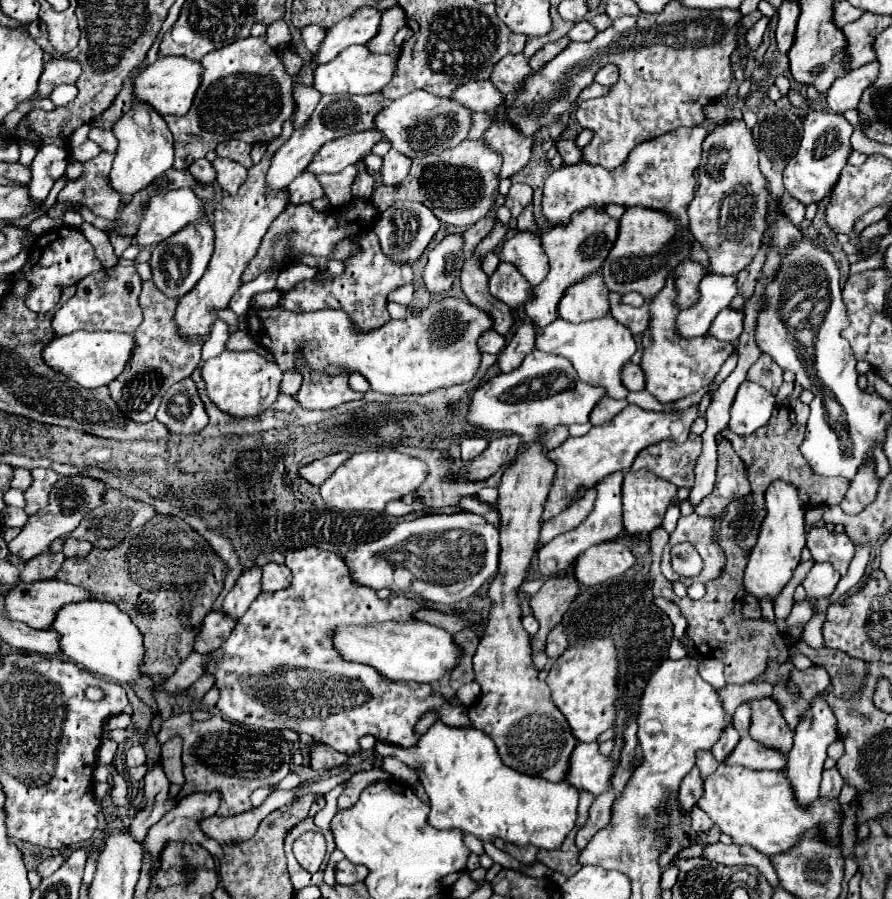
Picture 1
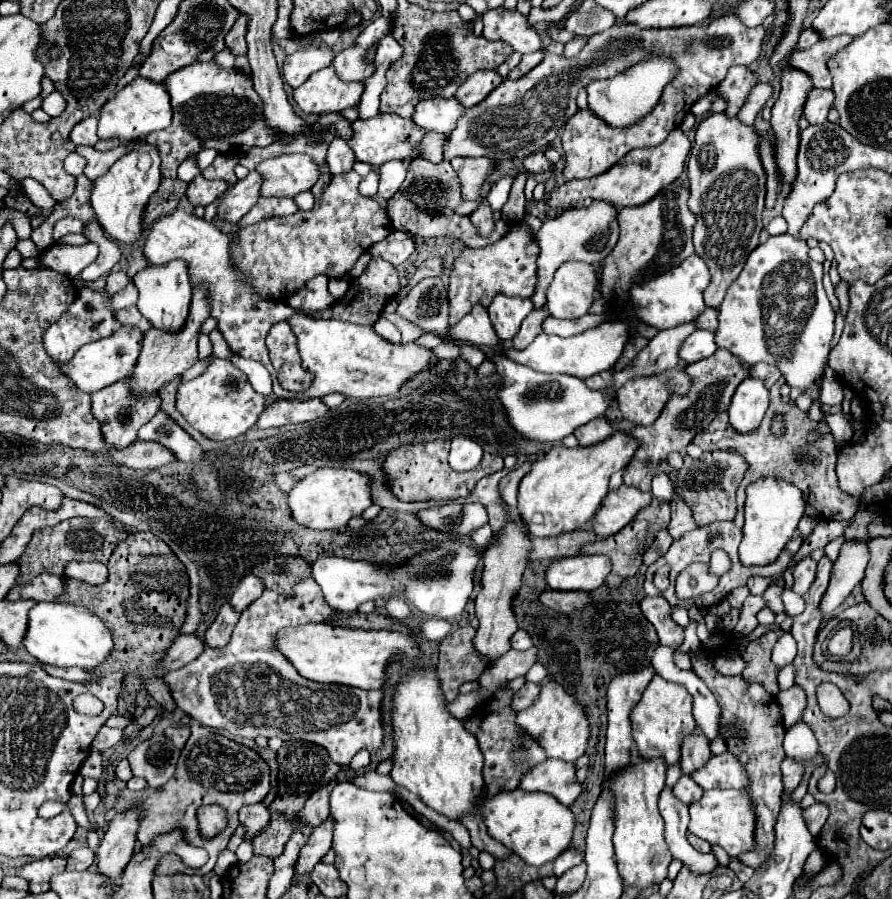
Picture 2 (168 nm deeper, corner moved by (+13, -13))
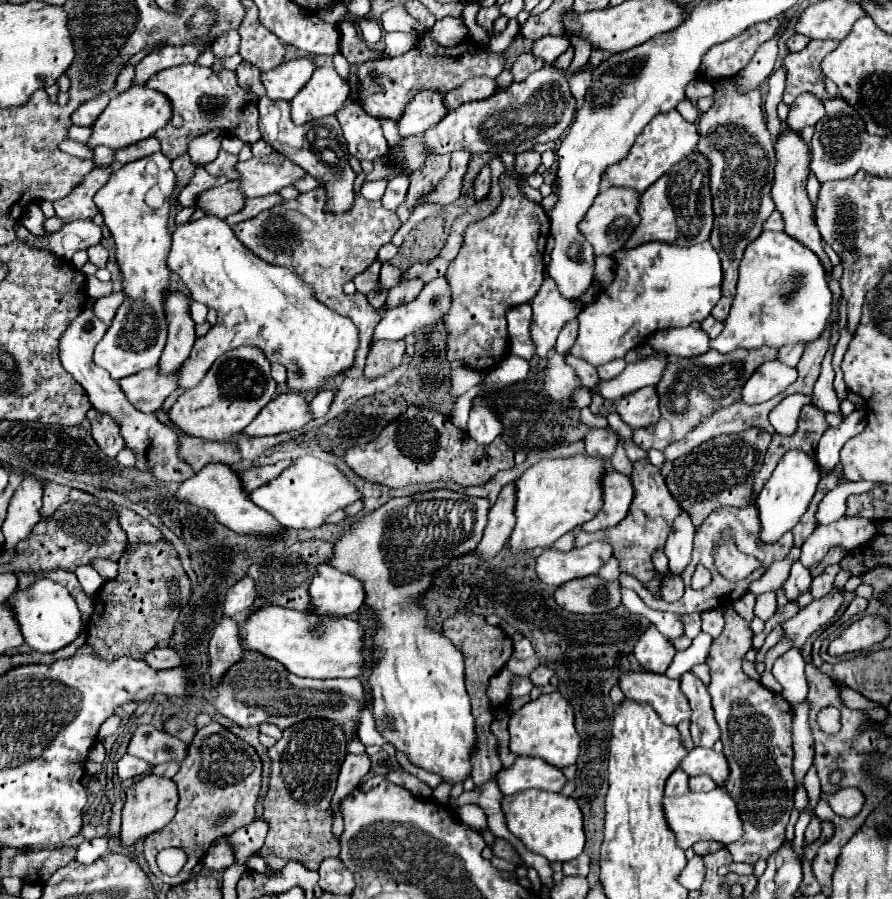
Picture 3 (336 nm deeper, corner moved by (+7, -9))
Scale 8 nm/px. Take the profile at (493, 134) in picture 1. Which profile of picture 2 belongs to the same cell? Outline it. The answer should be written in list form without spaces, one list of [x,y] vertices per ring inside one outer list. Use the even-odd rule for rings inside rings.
[[[452,157],[450,163],[458,171],[464,201],[478,199],[482,185],[498,167],[498,161],[490,157]]]

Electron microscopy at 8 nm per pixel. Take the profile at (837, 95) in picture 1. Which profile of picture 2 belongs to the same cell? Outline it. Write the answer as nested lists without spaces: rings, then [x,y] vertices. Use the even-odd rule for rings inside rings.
[[[812,89],[804,105],[804,115],[810,121],[810,125],[822,125],[832,107],[834,107],[832,89]]]

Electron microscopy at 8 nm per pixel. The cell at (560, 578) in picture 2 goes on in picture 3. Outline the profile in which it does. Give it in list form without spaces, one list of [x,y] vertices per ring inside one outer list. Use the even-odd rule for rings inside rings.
[[[590,543],[586,547],[574,547],[570,551],[546,549],[536,557],[536,573],[540,581],[552,587],[560,587],[566,581],[596,575],[600,565],[612,557],[612,547],[606,543]]]

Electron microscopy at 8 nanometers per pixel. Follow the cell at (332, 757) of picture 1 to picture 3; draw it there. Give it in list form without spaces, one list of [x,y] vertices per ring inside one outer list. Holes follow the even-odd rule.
[[[308,719],[282,731],[282,739],[268,749],[270,785],[264,797],[262,819],[268,823],[264,845],[256,851],[272,871],[288,861],[298,861],[316,871],[328,857],[338,857],[340,841],[332,833],[332,797],[336,777],[346,757],[346,737],[332,721]]]

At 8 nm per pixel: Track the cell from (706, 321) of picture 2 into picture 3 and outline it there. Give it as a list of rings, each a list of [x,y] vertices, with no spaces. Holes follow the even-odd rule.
[[[706,317],[702,321],[702,331],[708,333],[710,339],[716,339],[722,333],[722,327],[724,327],[724,323],[718,323],[714,317]]]

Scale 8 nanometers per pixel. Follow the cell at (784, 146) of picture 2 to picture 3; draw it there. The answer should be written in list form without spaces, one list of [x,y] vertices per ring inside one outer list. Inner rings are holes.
[[[784,129],[782,135],[776,141],[776,167],[774,167],[774,185],[772,185],[772,199],[776,203],[776,209],[782,213],[786,221],[786,233],[794,239],[798,239],[802,245],[806,245],[810,251],[814,251],[826,269],[826,273],[832,271],[832,263],[824,253],[824,243],[822,237],[816,229],[816,223],[812,219],[814,207],[808,199],[806,193],[806,177],[808,177],[808,165],[810,165],[810,155],[808,155],[808,145],[800,139],[796,131]]]

